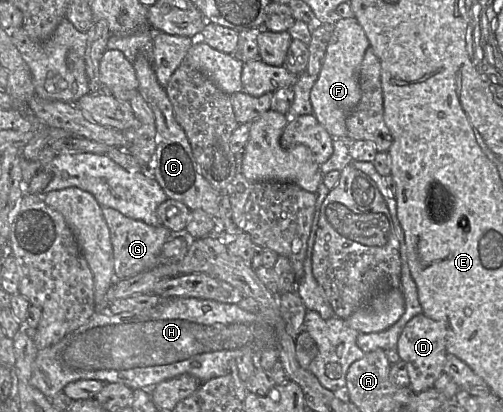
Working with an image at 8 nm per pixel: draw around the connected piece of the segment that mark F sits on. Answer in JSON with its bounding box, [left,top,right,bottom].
[310,18,370,140]

